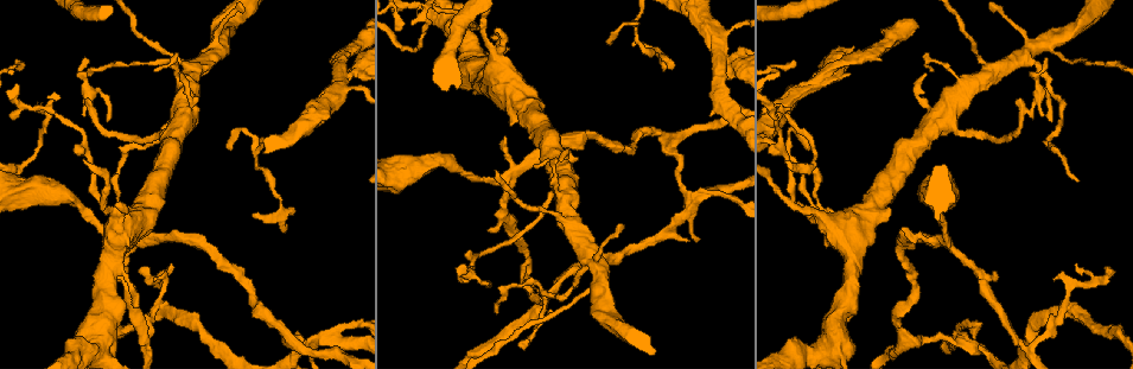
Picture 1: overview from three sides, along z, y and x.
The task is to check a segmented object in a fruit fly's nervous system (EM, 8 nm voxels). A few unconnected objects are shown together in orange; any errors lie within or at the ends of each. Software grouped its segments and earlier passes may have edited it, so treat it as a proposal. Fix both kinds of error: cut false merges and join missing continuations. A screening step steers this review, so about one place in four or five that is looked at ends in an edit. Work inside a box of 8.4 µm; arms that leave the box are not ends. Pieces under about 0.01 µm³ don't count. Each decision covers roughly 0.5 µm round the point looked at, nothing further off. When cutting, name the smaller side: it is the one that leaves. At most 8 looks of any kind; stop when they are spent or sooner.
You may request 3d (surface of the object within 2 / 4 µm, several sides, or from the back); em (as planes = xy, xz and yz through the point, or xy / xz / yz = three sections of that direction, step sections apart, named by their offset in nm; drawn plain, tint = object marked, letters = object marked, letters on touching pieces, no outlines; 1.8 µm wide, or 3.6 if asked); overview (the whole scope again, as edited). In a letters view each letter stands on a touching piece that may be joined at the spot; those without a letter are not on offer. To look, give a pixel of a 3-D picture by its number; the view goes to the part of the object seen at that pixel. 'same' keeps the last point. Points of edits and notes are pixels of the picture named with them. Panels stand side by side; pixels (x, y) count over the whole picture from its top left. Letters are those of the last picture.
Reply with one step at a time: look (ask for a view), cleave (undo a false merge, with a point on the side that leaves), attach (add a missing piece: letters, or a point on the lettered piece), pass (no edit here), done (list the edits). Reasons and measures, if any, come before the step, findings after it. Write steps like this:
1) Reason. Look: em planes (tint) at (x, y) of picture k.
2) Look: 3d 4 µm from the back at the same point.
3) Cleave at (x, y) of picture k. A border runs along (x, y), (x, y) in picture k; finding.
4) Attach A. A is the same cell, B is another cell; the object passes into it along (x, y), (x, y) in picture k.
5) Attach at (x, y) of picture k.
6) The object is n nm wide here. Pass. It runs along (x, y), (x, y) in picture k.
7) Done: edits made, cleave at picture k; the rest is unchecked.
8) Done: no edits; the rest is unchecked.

Abrupt turn. Look: em xy step 16 (tint) at (727, 65) of picture 1.

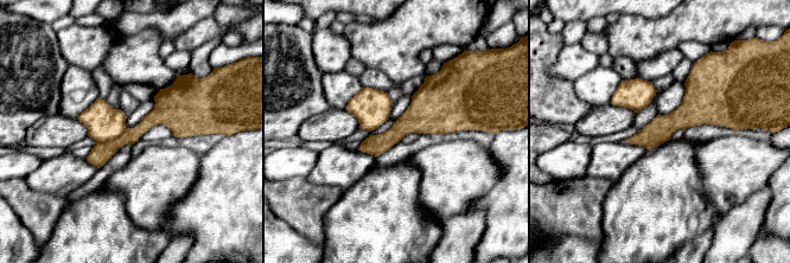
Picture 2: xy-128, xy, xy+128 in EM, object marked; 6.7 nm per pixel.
Look: em planes (tint) at the same point.

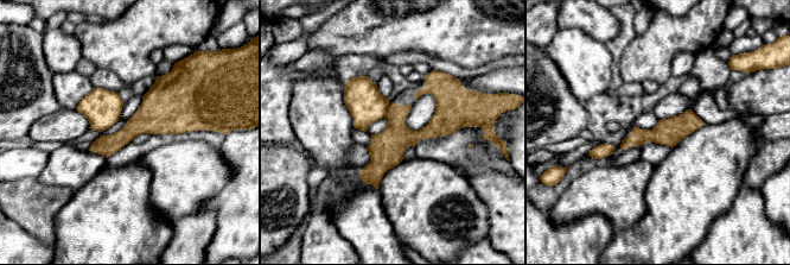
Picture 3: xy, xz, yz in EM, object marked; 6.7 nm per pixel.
Look: em planes (letters) at the same point.

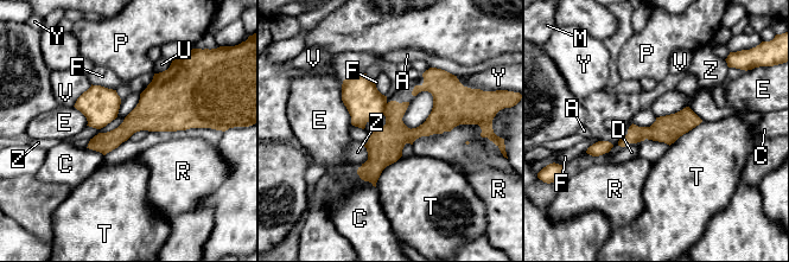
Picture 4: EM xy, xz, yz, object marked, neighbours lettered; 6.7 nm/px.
The longest contact is with E, 280 nm. Cleave at (385, 146) of picture 4. A, C, D, E, F, M, P, R, T, U, V, Y and Z are other cells; the part that leaves runs along (460, 116), (401, 135), (362, 174) in picture 4; a second neuron is stuck on.

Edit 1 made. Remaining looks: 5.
Sharp bend. Look: 3d 4 µm from the back at (963, 339) of picture 1.

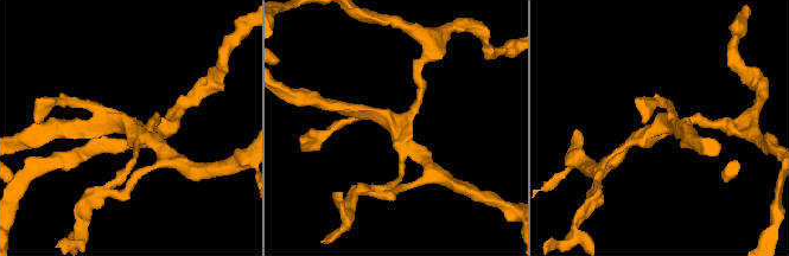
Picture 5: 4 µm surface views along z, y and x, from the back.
4 arms meet here. Look: em planes (tint) at (401, 124) of picture 5.

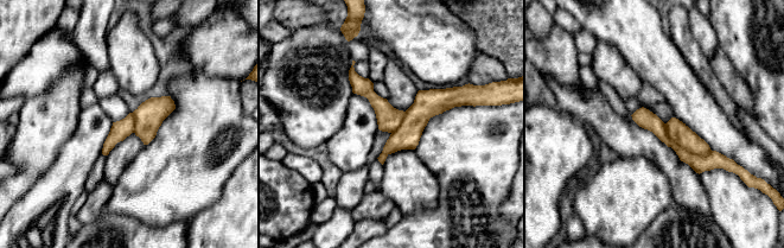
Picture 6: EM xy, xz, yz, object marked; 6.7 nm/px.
What lies round it. Look: em planes (letters) at the same point.

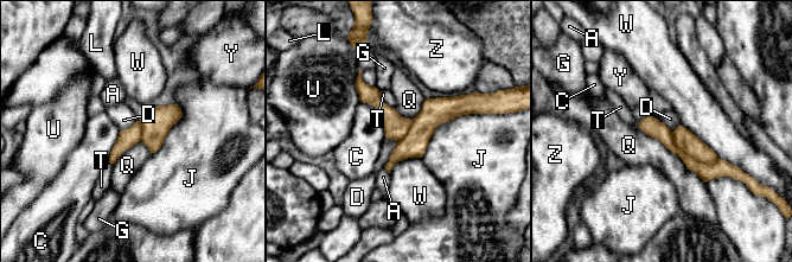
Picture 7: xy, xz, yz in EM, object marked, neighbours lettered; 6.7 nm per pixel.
Cleave at (689, 144) of picture 7. A, C, D, G, J, L, Q, T, U, W, Y and Z are other cells; the part that leaves runs along (460, 98), (444, 109), (389, 166) in picture 7; two neurons meet here.

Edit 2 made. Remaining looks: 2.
Done: edits made, cleave at picture 4, cleave at picture 7; the rest is unchecked.

